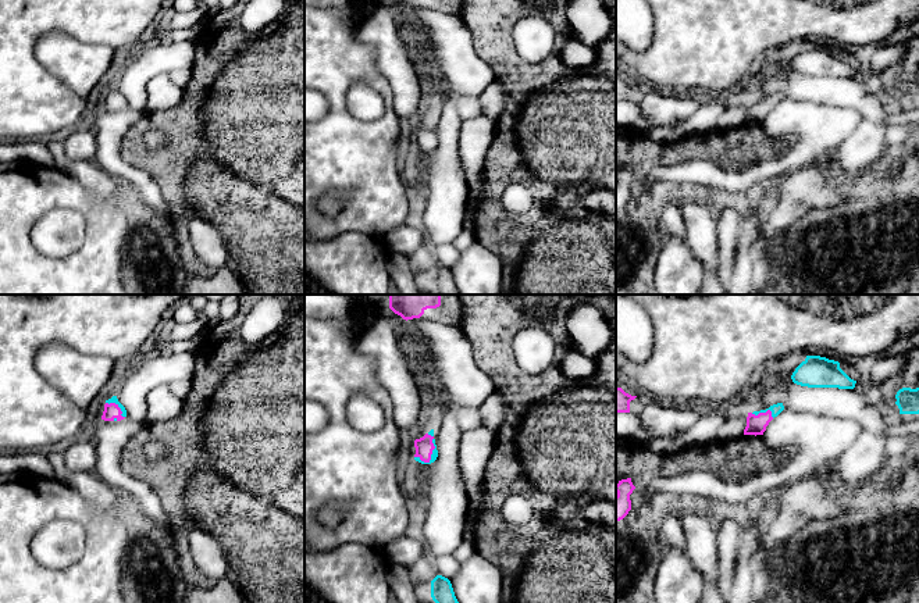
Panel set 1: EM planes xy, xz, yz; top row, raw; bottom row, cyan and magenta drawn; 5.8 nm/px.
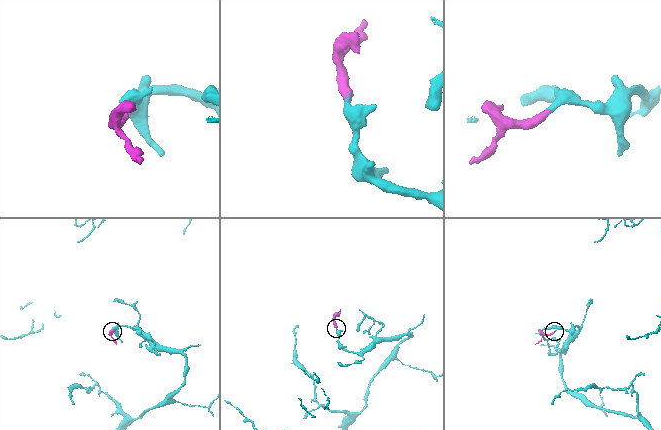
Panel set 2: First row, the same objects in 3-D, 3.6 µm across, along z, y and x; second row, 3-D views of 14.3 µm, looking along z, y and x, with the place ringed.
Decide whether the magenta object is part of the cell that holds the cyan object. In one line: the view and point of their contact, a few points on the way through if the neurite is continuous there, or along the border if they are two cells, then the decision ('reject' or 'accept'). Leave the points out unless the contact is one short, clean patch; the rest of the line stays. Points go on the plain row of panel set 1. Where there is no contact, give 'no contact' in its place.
xz (434, 138) | across xz (434, 143), (434, 138), (424, 135) | accept

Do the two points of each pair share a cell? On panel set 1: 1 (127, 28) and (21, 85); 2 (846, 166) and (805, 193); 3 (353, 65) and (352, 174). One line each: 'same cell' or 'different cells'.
1: same cell
2: different cells
3: same cell

